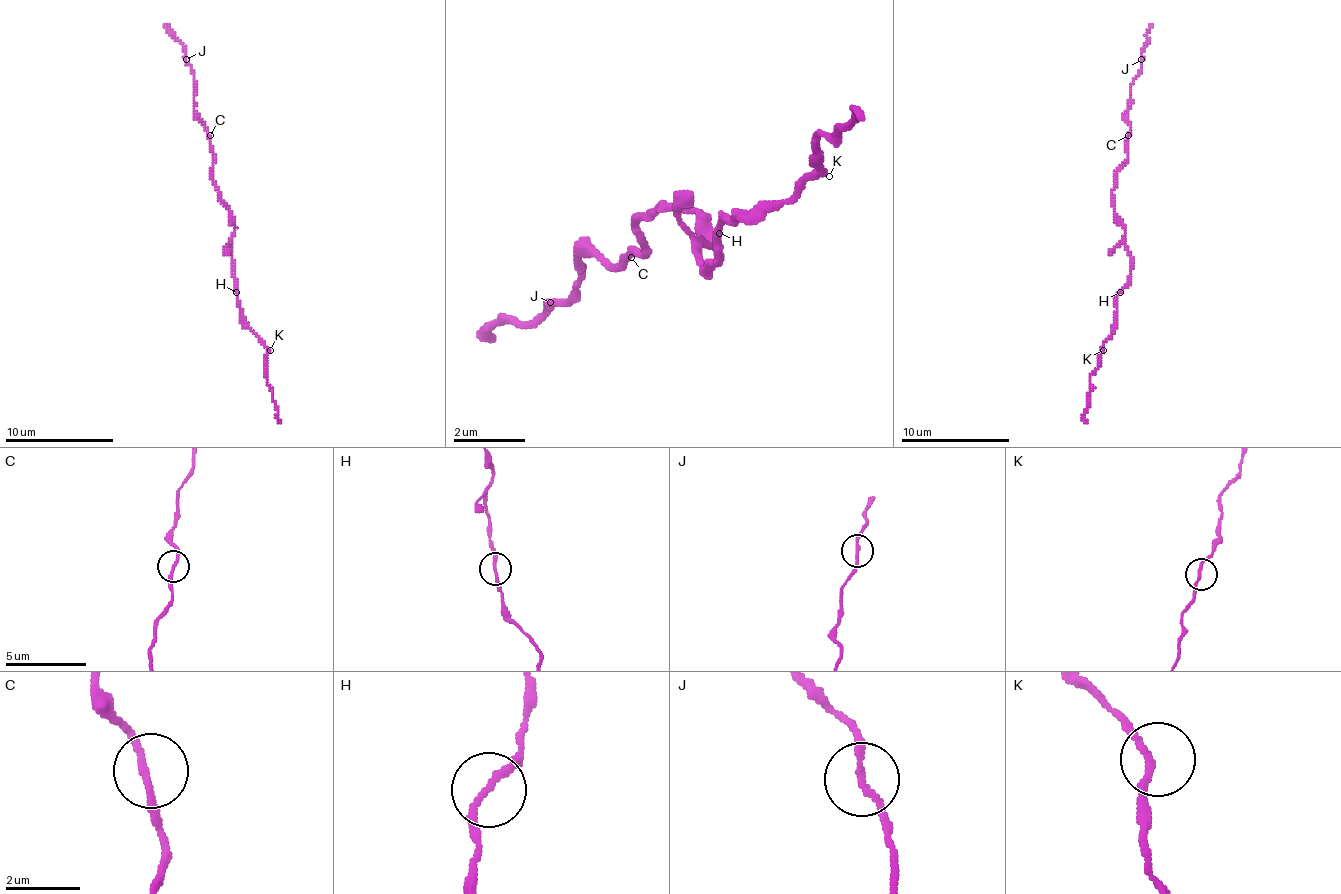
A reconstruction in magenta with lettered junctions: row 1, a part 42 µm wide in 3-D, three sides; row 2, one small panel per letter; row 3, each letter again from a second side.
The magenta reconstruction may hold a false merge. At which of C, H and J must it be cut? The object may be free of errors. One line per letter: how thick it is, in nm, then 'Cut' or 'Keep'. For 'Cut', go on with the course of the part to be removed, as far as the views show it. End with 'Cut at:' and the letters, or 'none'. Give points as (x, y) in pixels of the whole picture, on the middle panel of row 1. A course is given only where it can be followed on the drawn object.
C: Thickness 180 nm. Keep
H: Thickness 190 nm. Keep
J: Thickness 180 nm. Keep
Cut at: none

